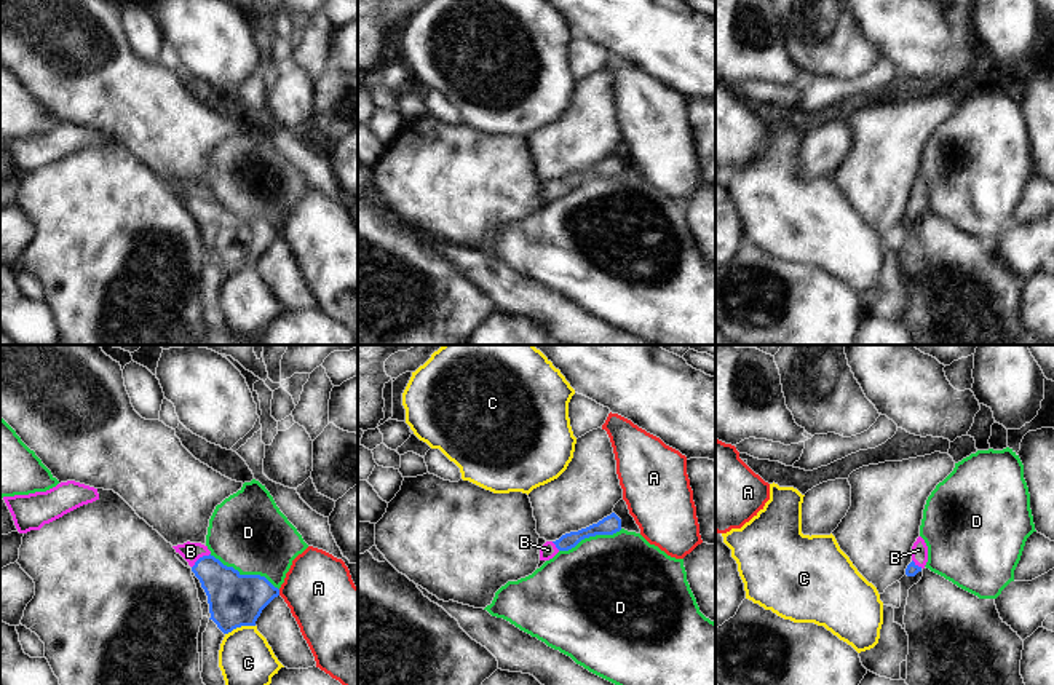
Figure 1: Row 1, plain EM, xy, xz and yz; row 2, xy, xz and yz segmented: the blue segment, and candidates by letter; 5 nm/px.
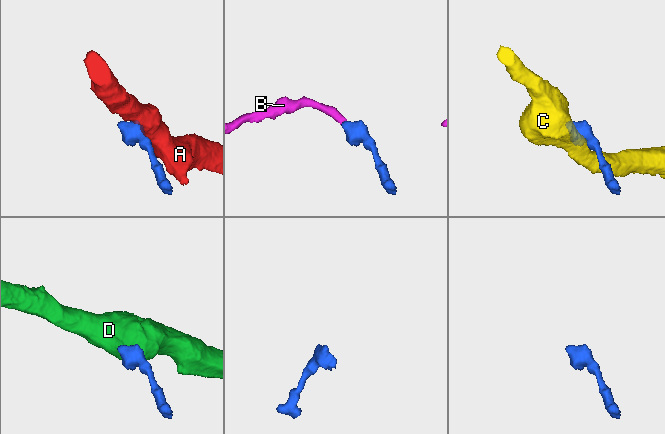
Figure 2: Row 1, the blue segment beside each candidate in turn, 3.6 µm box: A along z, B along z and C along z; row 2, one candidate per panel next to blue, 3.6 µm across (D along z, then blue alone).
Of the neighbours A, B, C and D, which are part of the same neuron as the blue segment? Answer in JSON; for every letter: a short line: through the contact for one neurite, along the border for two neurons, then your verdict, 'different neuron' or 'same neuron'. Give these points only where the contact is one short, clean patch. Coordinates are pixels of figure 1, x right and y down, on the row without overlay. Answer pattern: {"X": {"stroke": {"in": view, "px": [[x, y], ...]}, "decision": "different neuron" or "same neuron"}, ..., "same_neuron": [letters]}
{"A": {"stroke": {"in": "xy", "px": [[278, 232], [280, 237]]}, "decision": "different neuron"}, "B": {"stroke": {"in": "xy", "px": [[230, 238], [200, 200], [190, 194]]}, "decision": "same neuron"}, "C": {"stroke": {"in": "xy", "px": [[254, 267], [241, 267], [225, 277]]}, "decision": "different neuron"}, "D": {"decision": "different neuron"}, "same_neuron": ["B"]}

